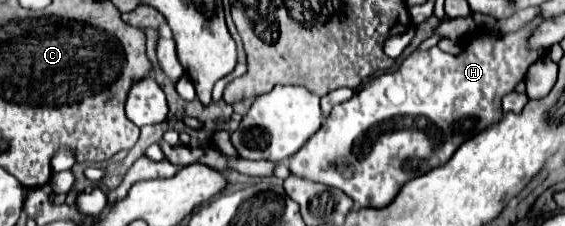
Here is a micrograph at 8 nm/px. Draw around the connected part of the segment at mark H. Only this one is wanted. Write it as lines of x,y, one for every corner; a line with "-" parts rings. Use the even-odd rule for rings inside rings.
535,19
529,27
503,37
477,33
465,43
459,57
443,53
439,47
415,51
397,71
367,81
349,101
335,105
315,137
311,137
299,153
289,157
291,175
341,189
355,201
357,207
389,205
403,183
447,163
461,143
501,119
501,97
511,93
525,77
529,65
543,55
527,49
527,37
535,27
539,27
539,23
541,19

